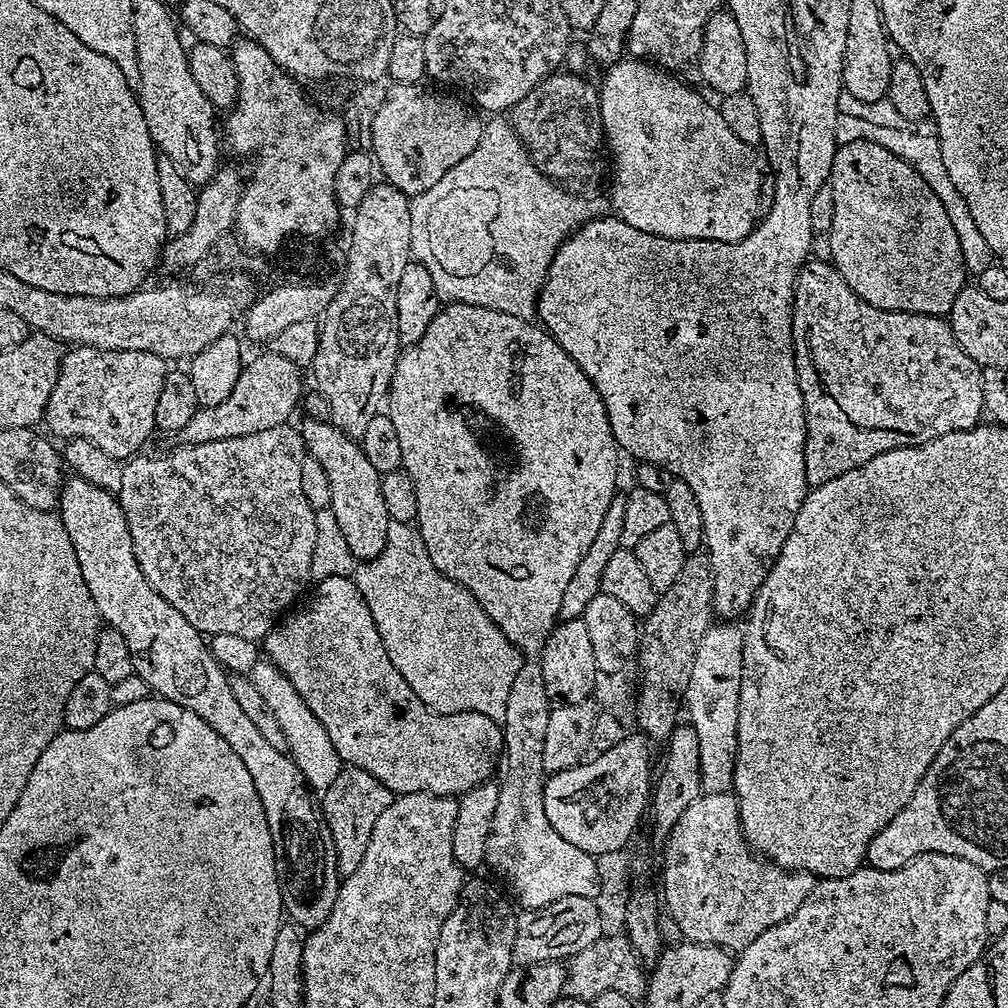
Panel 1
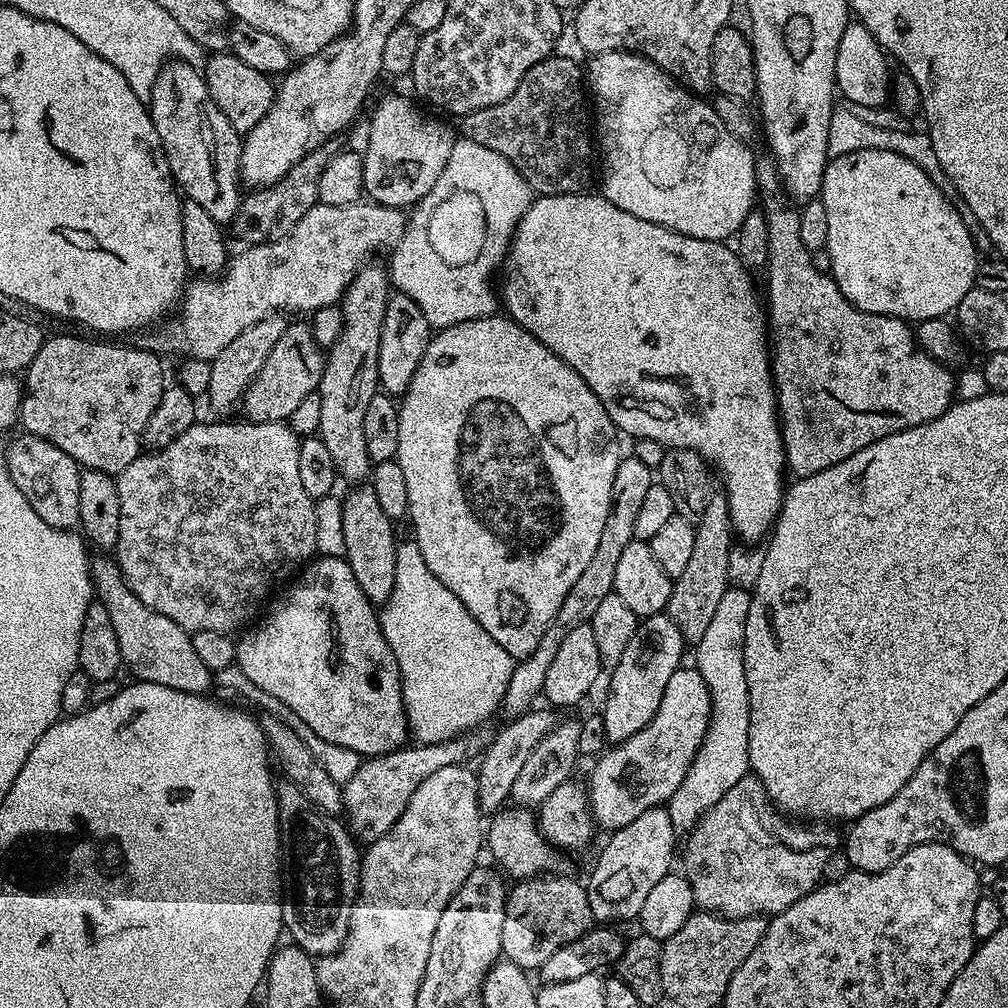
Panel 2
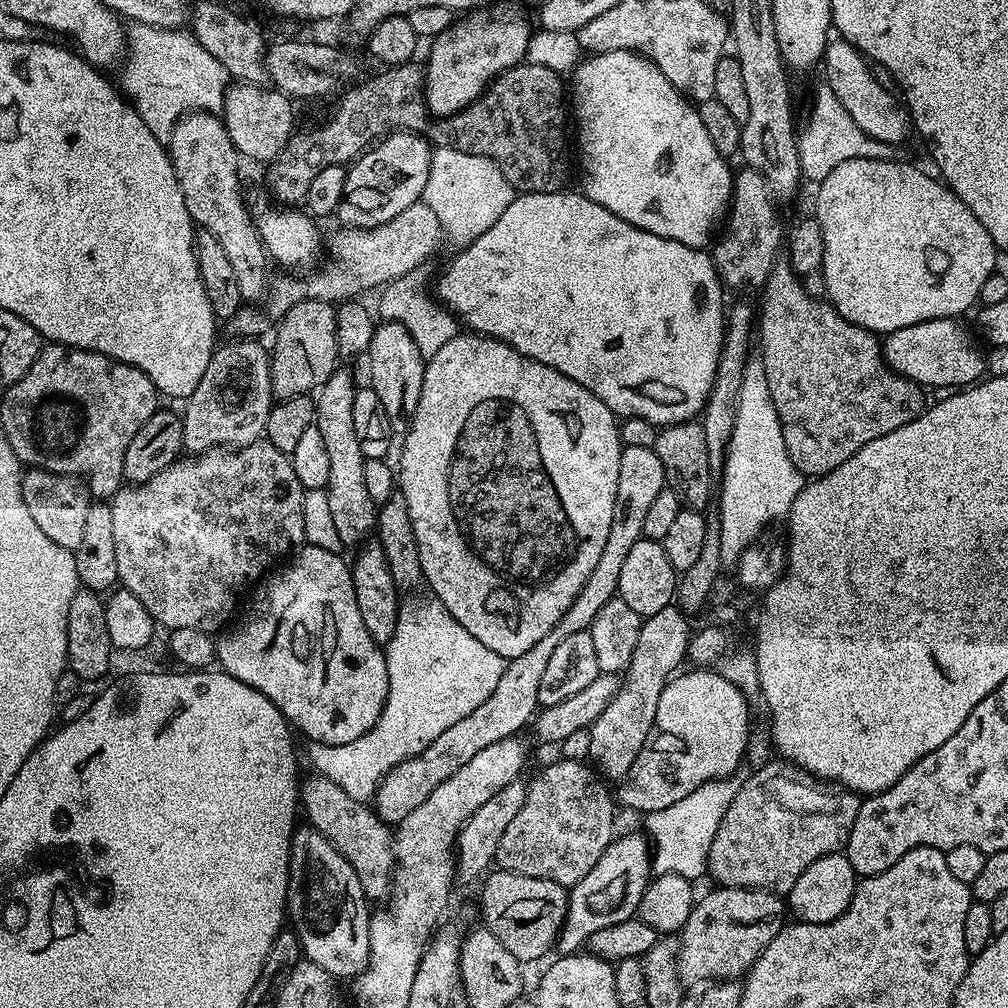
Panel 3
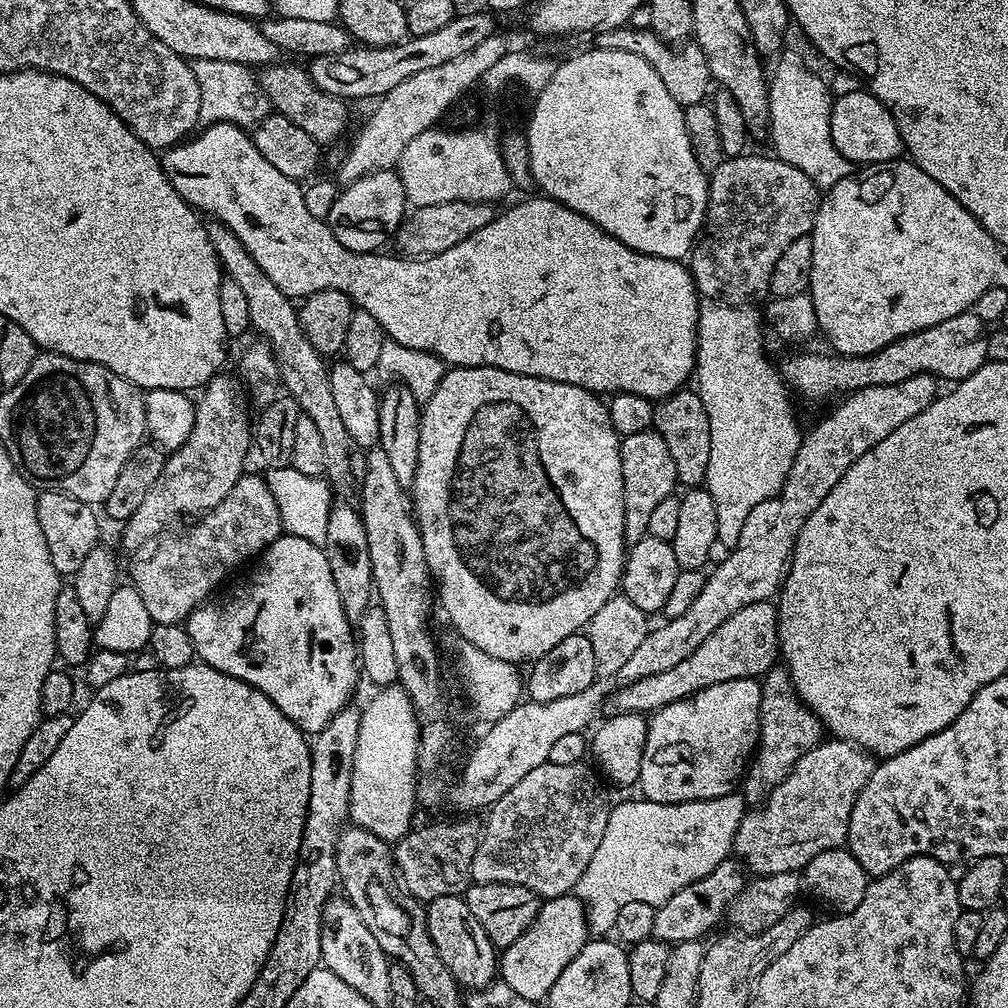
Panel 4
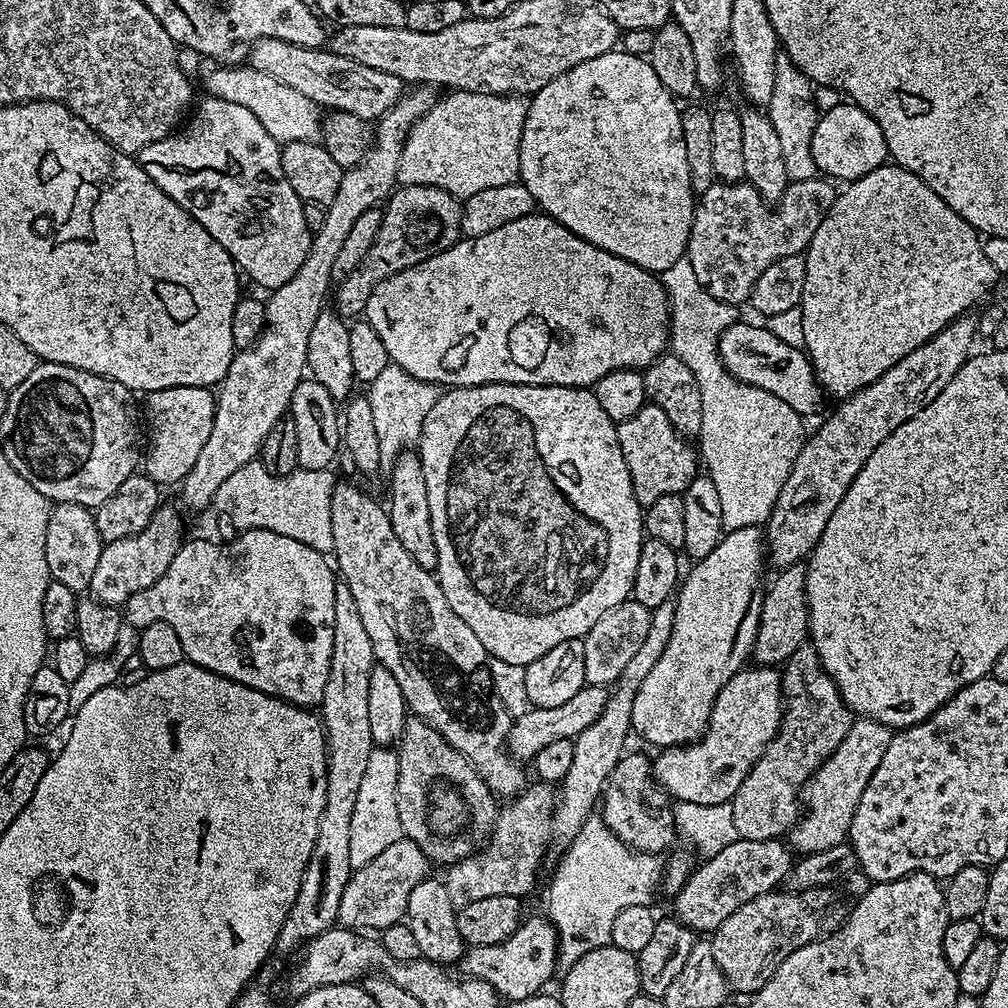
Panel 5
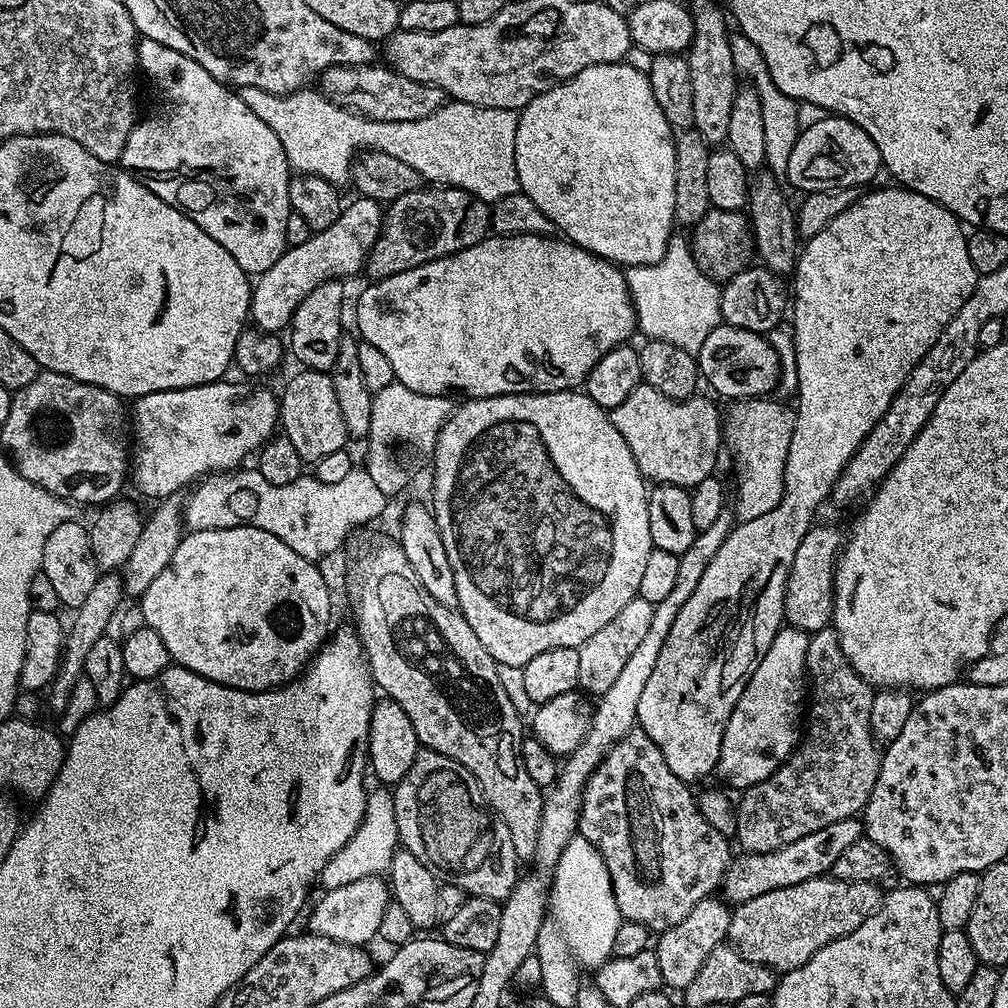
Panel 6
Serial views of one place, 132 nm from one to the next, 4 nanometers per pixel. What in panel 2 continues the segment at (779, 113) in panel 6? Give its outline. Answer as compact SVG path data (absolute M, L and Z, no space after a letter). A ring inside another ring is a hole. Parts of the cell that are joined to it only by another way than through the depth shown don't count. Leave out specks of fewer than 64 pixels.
M848 106L843 107L837 107L830 118L829 157L850 154L854 150L890 150L894 154L902 154L902 158L910 158L910 162L914 162L927 176L932 178L934 186L938 186L938 190L942 190L945 194L953 191L950 178L946 178L946 174L942 170L942 162L938 162L938 154L934 154L934 146L927 131L907 132L904 128L883 128L882 125L875 124L872 120L863 120L860 117L863 115L859 111Z

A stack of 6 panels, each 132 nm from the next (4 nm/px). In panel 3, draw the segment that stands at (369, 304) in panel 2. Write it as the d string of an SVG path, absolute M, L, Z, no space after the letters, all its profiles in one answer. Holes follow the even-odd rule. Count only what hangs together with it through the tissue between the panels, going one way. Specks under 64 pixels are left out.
M338 370L314 396L314 427L322 430L322 443L326 446L326 455L330 457L330 482L326 489L330 498L330 514L334 530L338 530L338 538L344 546L359 545L365 539L363 536L375 529L378 515L378 506L366 490L365 458L362 446L358 446L358 434L354 430L354 394L357 387L357 381L352 381L350 373Z

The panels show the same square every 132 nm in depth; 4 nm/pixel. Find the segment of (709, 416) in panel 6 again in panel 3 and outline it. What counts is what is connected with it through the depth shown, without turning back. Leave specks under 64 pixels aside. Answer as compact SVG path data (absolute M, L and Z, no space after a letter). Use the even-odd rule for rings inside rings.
M630 446L621 451L614 522L610 522L606 547L602 549L590 578L586 580L586 586L582 586L578 598L570 602L570 610L566 610L566 614L558 618L554 630L550 630L546 638L534 642L534 646L530 646L526 654L518 654L518 658L505 663L502 679L498 686L494 686L494 694L486 698L486 702L482 702L482 706L478 706L474 714L466 714L462 722L454 722L450 730L442 730L442 734L438 734L438 738L434 738L434 742L430 742L430 746L426 746L422 754L411 756L406 762L394 766L380 779L374 797L374 811L385 824L401 824L406 814L422 806L422 802L430 798L430 793L438 790L438 786L442 786L442 782L446 782L450 774L462 770L462 766L466 766L466 762L470 762L474 754L486 750L486 746L494 746L494 742L502 742L502 738L523 733L523 728L527 729L531 725L538 711L538 682L542 682L542 673L546 670L546 662L550 662L550 657L554 655L554 646L558 646L565 638L570 638L570 634L589 631L594 618L598 618L599 612L602 611L602 606L617 599L622 565L630 555L634 542L643 537L646 514L654 498L658 498L658 494L665 487L662 458L658 458L655 448Z

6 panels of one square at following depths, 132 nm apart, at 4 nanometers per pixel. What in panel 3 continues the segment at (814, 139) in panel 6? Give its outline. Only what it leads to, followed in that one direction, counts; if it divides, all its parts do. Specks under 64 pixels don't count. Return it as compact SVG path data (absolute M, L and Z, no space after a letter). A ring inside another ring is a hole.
M839 38L829 39L824 48L822 69L824 68L823 83L834 90L834 98L842 102L842 107L854 118L858 130L870 134L870 138L878 138L878 142L903 145L902 142L910 136L910 117L907 108L895 95L884 89L884 84L875 76L873 65L859 52L853 44Z

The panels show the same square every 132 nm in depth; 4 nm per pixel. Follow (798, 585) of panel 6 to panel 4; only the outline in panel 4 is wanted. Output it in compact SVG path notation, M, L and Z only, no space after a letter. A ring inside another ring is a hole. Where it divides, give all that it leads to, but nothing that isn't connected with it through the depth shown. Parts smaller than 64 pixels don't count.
M772 600L750 602L750 606L742 606L742 610L730 614L730 618L722 622L722 626L714 629L706 642L702 642L702 646L698 646L698 650L690 654L690 658L682 658L682 662L678 662L674 670L662 670L662 674L650 674L646 678L619 685L605 700L603 715L610 717L631 712L651 714L718 682L763 677L765 672L777 667L780 656L776 609L777 605Z

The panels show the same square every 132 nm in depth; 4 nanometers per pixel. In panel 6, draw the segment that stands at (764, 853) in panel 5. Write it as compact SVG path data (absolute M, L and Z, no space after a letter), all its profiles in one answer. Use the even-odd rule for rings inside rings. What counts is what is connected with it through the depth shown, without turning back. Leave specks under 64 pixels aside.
M851 816L842 822L830 822L830 826L822 826L822 830L814 830L814 834L806 834L806 838L798 838L798 842L790 842L778 850L737 855L724 875L723 899L732 906L745 904L750 898L758 898L758 894L770 894L770 890L782 890L782 886L798 886L798 882L829 875L834 862L860 837L861 821Z

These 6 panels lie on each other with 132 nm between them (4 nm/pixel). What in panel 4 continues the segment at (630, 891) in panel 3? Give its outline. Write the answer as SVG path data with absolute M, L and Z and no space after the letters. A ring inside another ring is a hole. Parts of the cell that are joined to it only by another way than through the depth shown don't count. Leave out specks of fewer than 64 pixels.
M575 894L545 899L534 922L499 953L499 979L510 986L514 994L522 994L522 998L547 1001L554 982L558 982L558 974L566 970L574 954L578 954L589 939L586 905Z

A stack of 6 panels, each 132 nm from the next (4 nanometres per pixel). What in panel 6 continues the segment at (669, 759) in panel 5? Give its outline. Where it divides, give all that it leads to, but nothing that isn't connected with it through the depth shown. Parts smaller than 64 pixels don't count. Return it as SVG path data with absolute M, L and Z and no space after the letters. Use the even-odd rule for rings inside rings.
M791 626L781 627L780 632L770 642L770 650L762 654L762 662L758 662L756 669L751 672L746 682L746 690L742 690L742 698L734 706L730 714L730 722L722 734L722 750L716 763L716 772L729 789L743 790L752 788L758 782L770 778L774 770L783 766L785 760L792 755L792 751L802 735L802 713L806 708L806 646L809 633Z

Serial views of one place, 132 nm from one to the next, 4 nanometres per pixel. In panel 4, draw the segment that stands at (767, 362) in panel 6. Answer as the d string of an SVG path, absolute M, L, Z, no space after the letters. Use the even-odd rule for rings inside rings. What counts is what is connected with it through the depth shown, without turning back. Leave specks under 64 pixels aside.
M971 311L946 319L937 326L903 336L888 343L882 350L868 356L842 356L800 352L778 362L778 371L785 385L808 400L822 400L838 392L850 394L874 385L894 385L914 374L926 373L937 379L959 382L987 363L987 333L984 325Z

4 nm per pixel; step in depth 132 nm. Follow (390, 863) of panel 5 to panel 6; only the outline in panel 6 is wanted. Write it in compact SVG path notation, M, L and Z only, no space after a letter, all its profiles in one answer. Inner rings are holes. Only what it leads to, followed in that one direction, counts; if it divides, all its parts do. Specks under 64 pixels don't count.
M378 876L362 878L358 882L350 882L350 886L329 888L323 894L325 896L313 906L308 916L307 931L311 935L361 946L371 945L371 940L377 939L378 925L390 901L387 879Z

